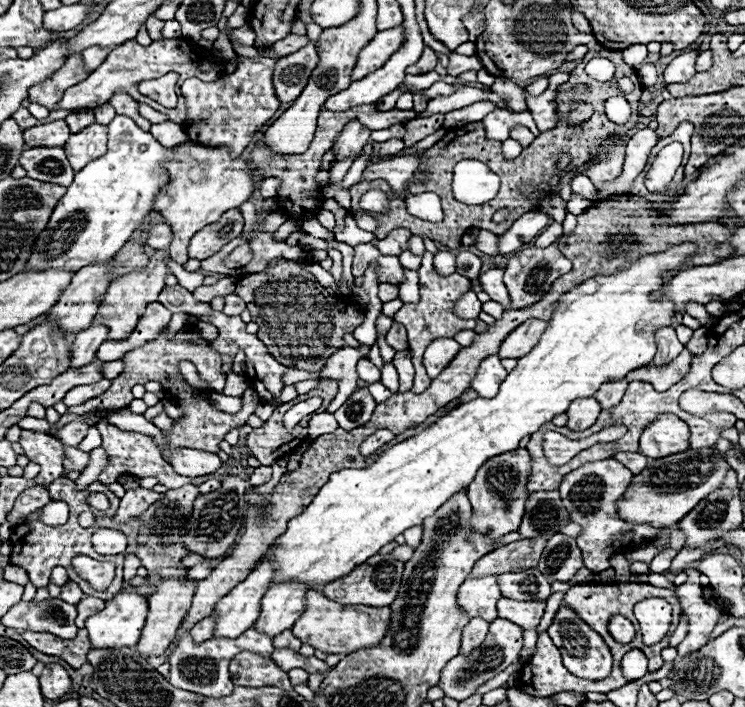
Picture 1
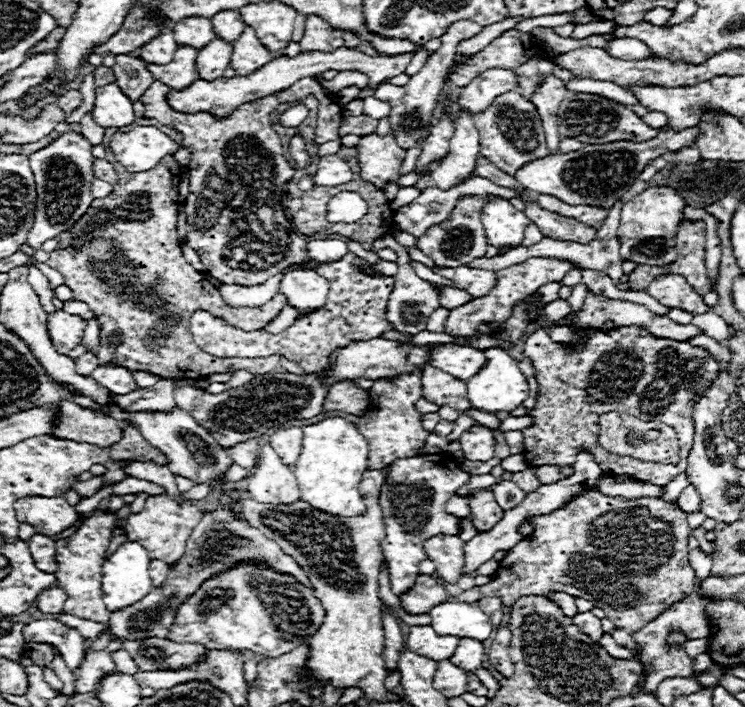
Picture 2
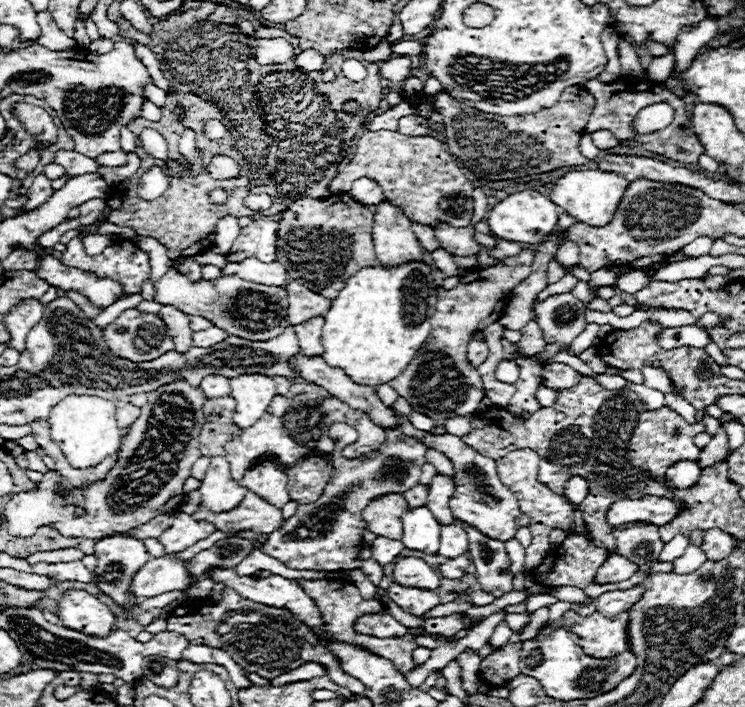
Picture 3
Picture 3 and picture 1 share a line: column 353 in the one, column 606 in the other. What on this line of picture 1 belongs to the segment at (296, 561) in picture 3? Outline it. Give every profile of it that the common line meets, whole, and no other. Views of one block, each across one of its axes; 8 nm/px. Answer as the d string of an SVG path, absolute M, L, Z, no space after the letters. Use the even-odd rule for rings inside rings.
M608 458L608 460L586 462L580 468L566 474L566 478L562 480L562 486L560 486L562 502L570 514L570 522L580 524L580 528L582 528L576 542L578 542L578 546L582 546L582 556L584 556L586 568L592 572L608 570L610 568L608 560L612 554L628 552L634 546L640 546L642 542L650 542L652 538L656 538L658 534L668 530L668 528L656 528L656 526L648 526L648 524L630 524L618 516L616 502L622 500L632 478L634 478L634 474L630 470L626 470L626 466L616 462L614 458Z

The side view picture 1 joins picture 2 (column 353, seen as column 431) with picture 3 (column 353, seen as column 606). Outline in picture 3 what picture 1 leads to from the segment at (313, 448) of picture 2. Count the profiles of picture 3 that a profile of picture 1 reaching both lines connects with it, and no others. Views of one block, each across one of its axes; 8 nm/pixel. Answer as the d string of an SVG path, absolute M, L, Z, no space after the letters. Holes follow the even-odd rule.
M404 262L396 268L386 268L382 264L368 266L358 270L340 294L332 300L330 310L326 312L326 326L322 330L322 346L324 346L324 358L330 362L330 366L342 368L352 382L368 384L368 386L380 386L396 378L414 358L416 350L426 342L430 336L430 318L434 314L436 304L436 290L440 286L440 272L432 272L432 268L426 262Z

